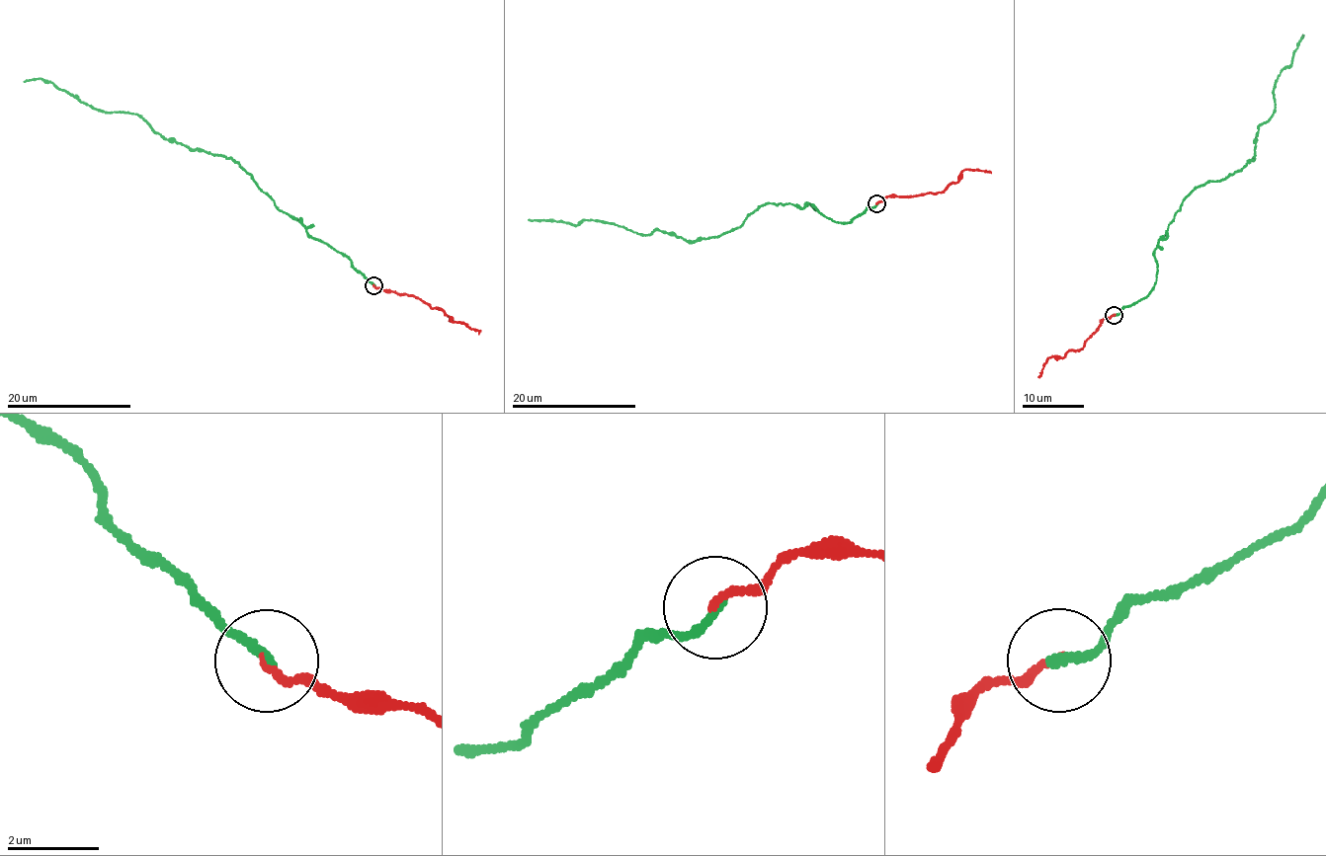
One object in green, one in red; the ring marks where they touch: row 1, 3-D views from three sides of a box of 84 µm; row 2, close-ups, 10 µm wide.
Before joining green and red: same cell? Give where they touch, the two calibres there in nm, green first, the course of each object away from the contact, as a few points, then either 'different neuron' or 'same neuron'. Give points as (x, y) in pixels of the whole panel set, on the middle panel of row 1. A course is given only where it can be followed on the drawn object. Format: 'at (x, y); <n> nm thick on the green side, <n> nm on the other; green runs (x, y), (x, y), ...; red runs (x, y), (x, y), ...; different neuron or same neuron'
at (876, 203); 200 nm thick on the green side, 180 nm on the other; green runs (876, 204), (845, 223), (811, 203), (768, 202), (738, 227), (685, 240), (593, 220), (528, 220); red runs (876, 204), (888, 196), (941, 193), (965, 170), (990, 171); same neuron

